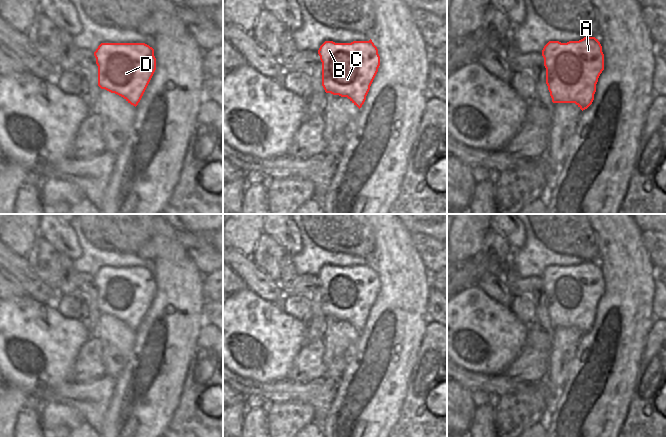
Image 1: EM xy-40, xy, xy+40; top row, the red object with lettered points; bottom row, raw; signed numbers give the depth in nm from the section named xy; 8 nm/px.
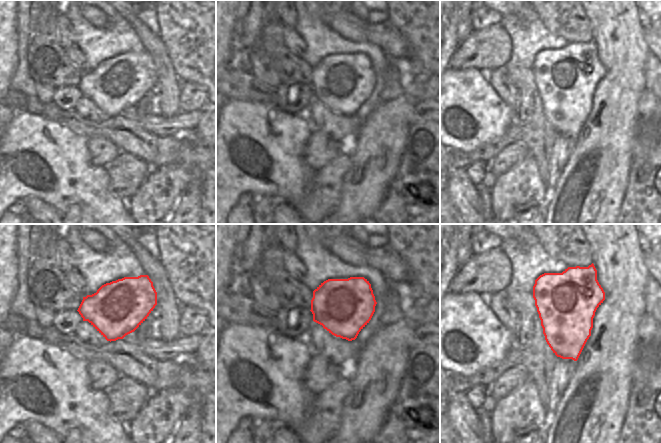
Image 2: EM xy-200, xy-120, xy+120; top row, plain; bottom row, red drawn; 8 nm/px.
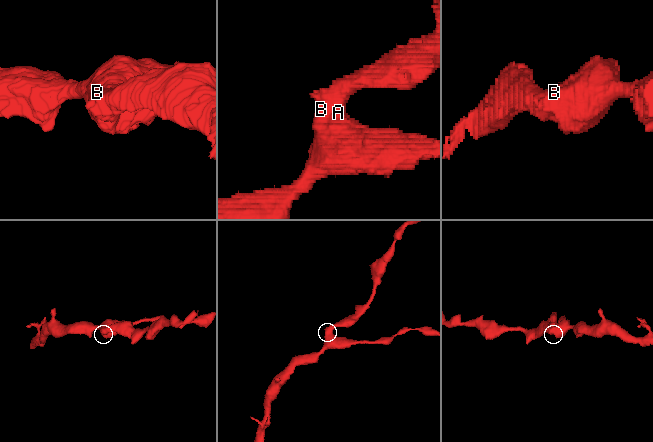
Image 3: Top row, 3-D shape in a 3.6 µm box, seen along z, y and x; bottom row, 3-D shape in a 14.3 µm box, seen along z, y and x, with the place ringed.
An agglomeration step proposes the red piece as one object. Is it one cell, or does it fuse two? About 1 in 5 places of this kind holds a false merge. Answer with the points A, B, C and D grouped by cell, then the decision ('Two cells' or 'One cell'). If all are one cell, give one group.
Groups: A B C D. One cell.

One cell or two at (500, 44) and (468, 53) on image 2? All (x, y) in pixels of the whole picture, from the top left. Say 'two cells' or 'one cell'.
one cell

